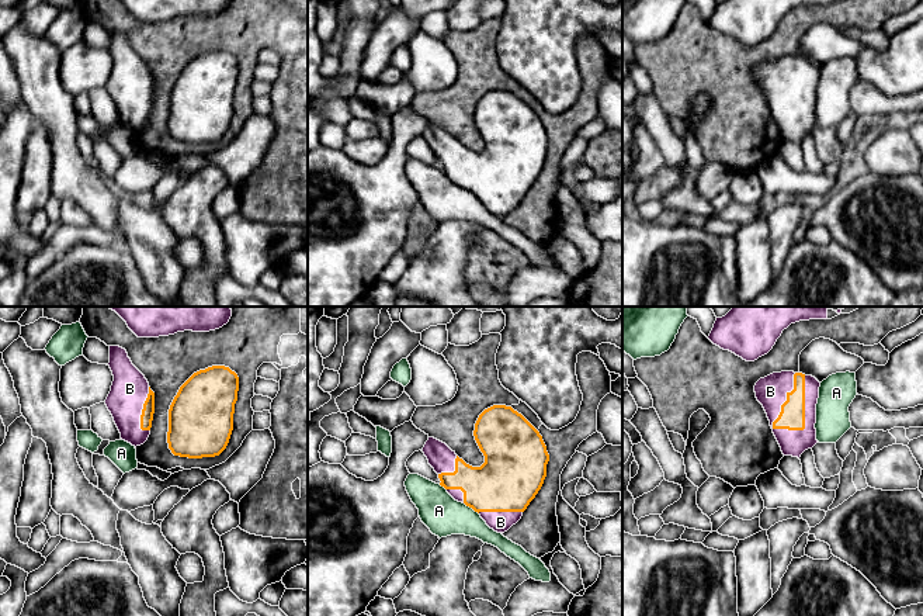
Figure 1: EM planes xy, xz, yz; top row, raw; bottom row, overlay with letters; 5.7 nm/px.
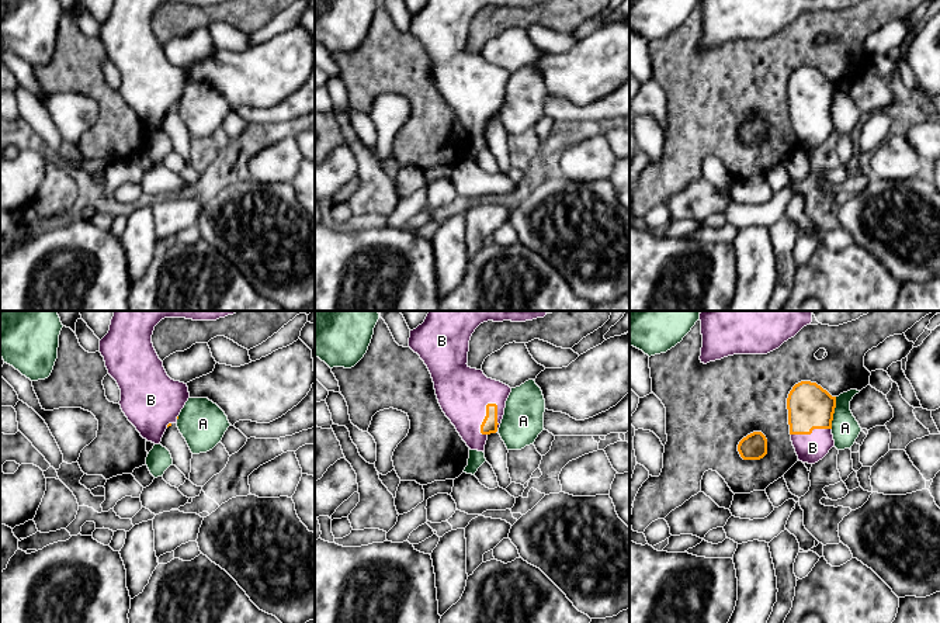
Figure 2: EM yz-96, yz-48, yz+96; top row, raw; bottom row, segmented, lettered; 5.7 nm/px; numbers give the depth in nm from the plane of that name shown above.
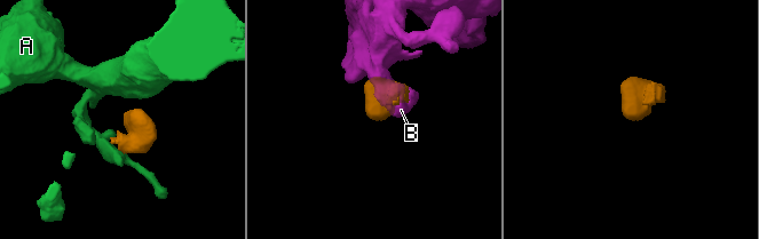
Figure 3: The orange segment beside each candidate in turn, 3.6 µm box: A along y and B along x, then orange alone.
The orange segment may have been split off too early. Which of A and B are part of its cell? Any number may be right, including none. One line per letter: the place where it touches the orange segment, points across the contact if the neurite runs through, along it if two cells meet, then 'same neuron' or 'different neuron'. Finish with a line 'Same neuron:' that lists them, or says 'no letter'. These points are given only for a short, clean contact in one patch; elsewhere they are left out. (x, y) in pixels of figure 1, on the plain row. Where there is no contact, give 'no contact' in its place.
A: xz (471, 191) | along xz (464, 187), (478, 199) | different neuron
B: yz (786, 86) | same neuron
Same neuron: B

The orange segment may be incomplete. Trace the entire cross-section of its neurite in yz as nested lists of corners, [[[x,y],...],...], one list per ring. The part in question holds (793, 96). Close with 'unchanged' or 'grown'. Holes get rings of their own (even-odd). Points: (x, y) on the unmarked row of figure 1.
[[[781,56],[754,70],[784,141],[801,142],[816,125],[816,89],[820,68],[802,58]]]; grown

